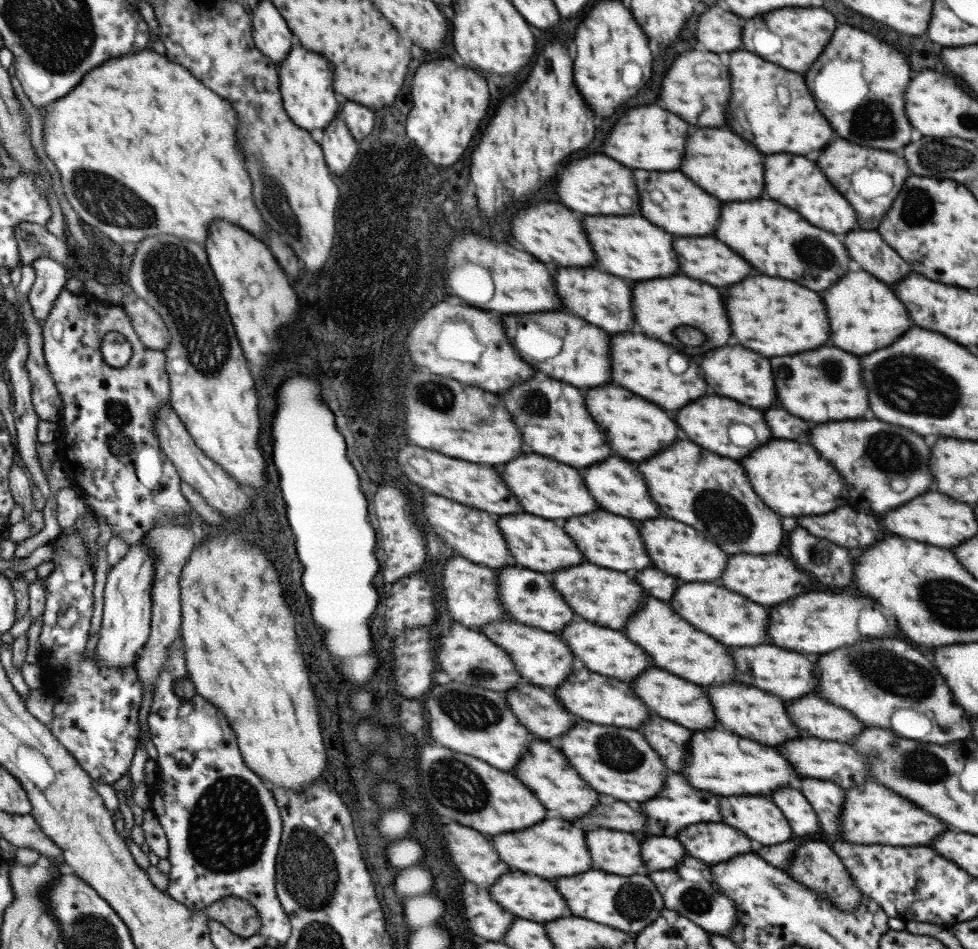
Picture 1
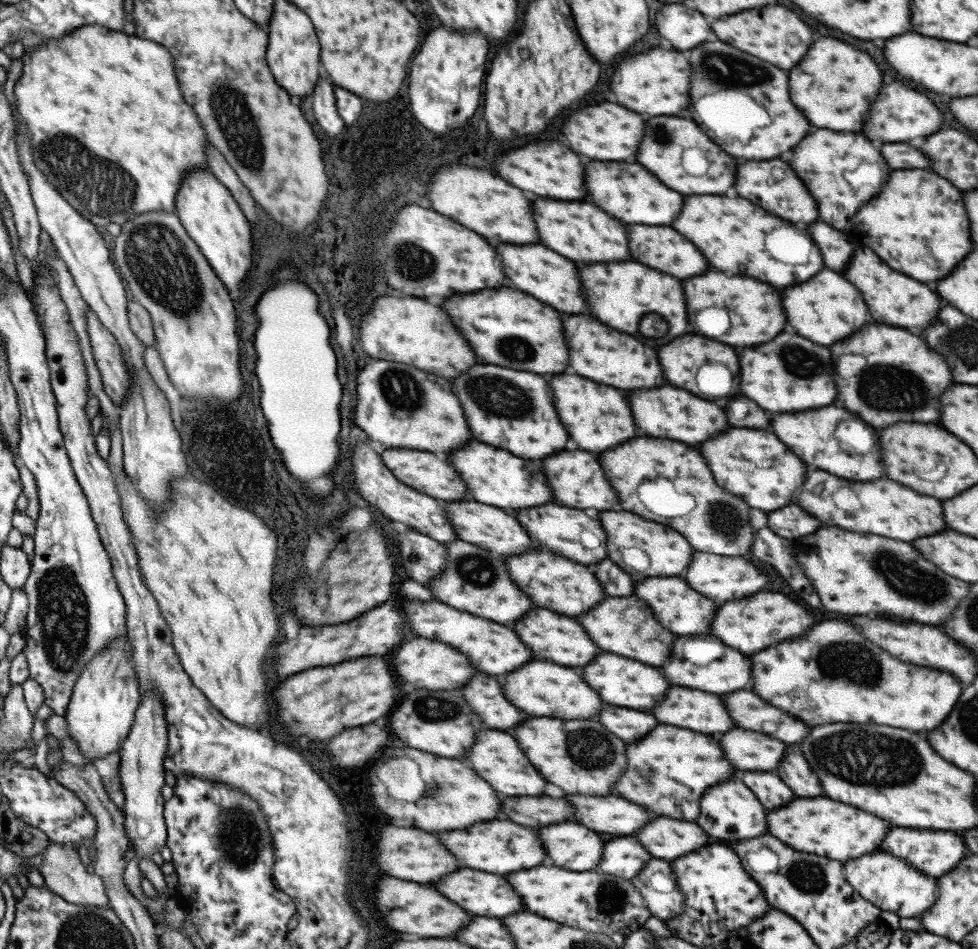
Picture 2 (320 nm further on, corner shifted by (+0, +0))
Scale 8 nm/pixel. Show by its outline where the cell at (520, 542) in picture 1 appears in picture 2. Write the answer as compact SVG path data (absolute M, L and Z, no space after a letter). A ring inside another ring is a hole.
M444 502L446 515L454 530L457 539L469 544L478 546L481 549L492 550L493 552L511 556L525 552L525 548L533 548L535 544L525 536L525 532L519 528L517 520L503 514L495 506L483 506L479 502Z

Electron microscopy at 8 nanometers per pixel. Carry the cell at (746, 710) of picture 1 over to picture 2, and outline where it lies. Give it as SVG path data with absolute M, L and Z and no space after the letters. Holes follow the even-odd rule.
M671 686L667 690L667 694L663 694L663 702L659 702L659 706L655 706L655 710L651 710L651 714L661 724L687 728L687 730L695 730L695 732L701 732L701 734L727 732L729 728L733 728L719 696L707 694L707 692L701 692L701 690L687 690L687 688L681 688L681 686Z

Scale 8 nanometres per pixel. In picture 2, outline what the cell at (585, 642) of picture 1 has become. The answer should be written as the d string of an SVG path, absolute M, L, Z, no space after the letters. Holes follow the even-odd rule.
M541 608L529 610L529 614L523 614L523 618L513 624L513 630L519 634L519 640L531 652L535 652L533 656L537 658L541 656L543 660L555 662L559 666L585 666L599 652L597 646L587 638L583 628L573 618L553 614L549 610L541 610Z

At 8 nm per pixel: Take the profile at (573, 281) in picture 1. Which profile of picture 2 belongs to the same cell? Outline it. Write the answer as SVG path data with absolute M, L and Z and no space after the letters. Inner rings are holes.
M495 244L495 252L501 258L505 278L521 292L533 296L535 300L569 314L581 314L587 308L585 298L581 296L581 286L577 278L575 264L559 254L547 250L545 246L531 244L531 246L511 246L511 244Z

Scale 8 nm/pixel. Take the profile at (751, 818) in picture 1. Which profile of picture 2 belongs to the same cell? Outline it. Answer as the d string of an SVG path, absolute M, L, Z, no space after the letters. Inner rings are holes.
M727 778L719 782L719 786L711 786L707 794L703 794L699 802L699 818L695 824L713 838L719 840L741 840L741 838L753 838L759 834L765 834L765 810L755 800L753 792L747 790L737 778Z

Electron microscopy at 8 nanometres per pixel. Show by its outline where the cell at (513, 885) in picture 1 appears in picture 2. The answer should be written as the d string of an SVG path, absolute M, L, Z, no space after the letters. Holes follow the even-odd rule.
M461 868L461 870L455 870L455 874L449 874L447 878L439 878L435 882L435 888L445 898L453 900L459 908L463 908L463 910L467 910L469 914L475 914L475 916L501 918L501 916L523 910L517 894L511 890L511 886L501 876L495 876L495 874L485 874L485 872L479 872L479 870Z

